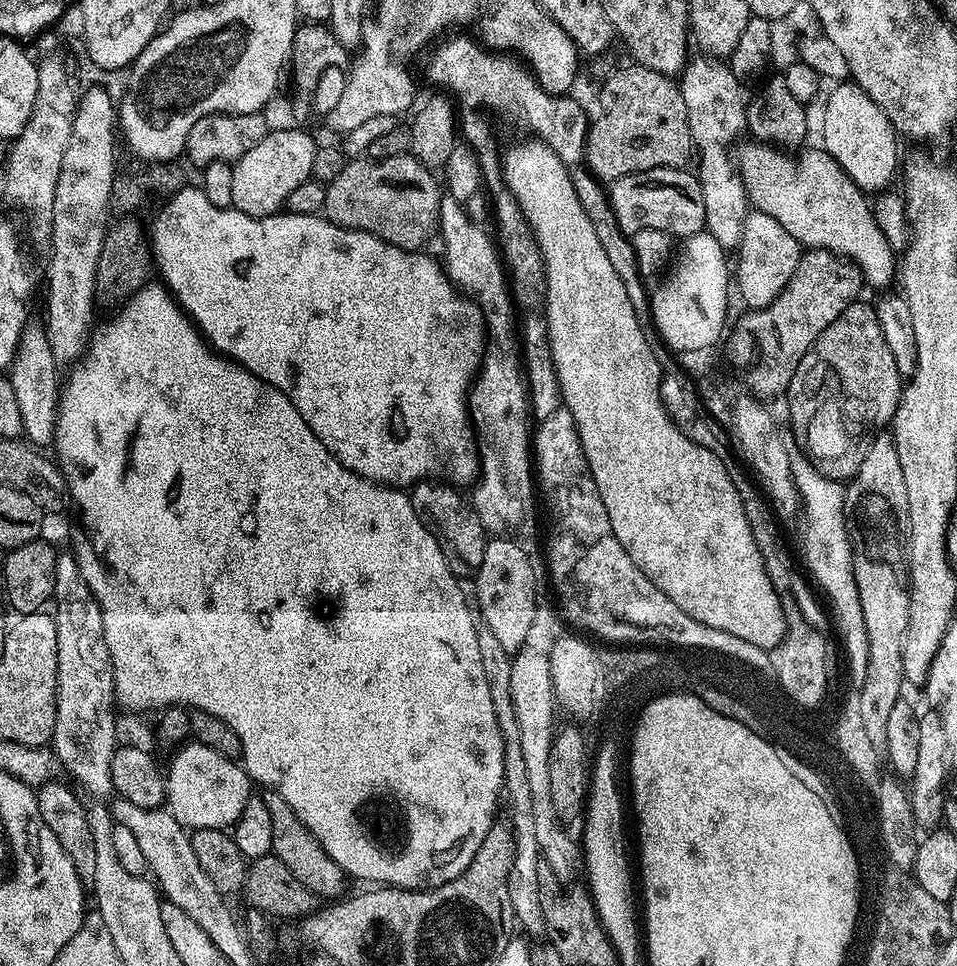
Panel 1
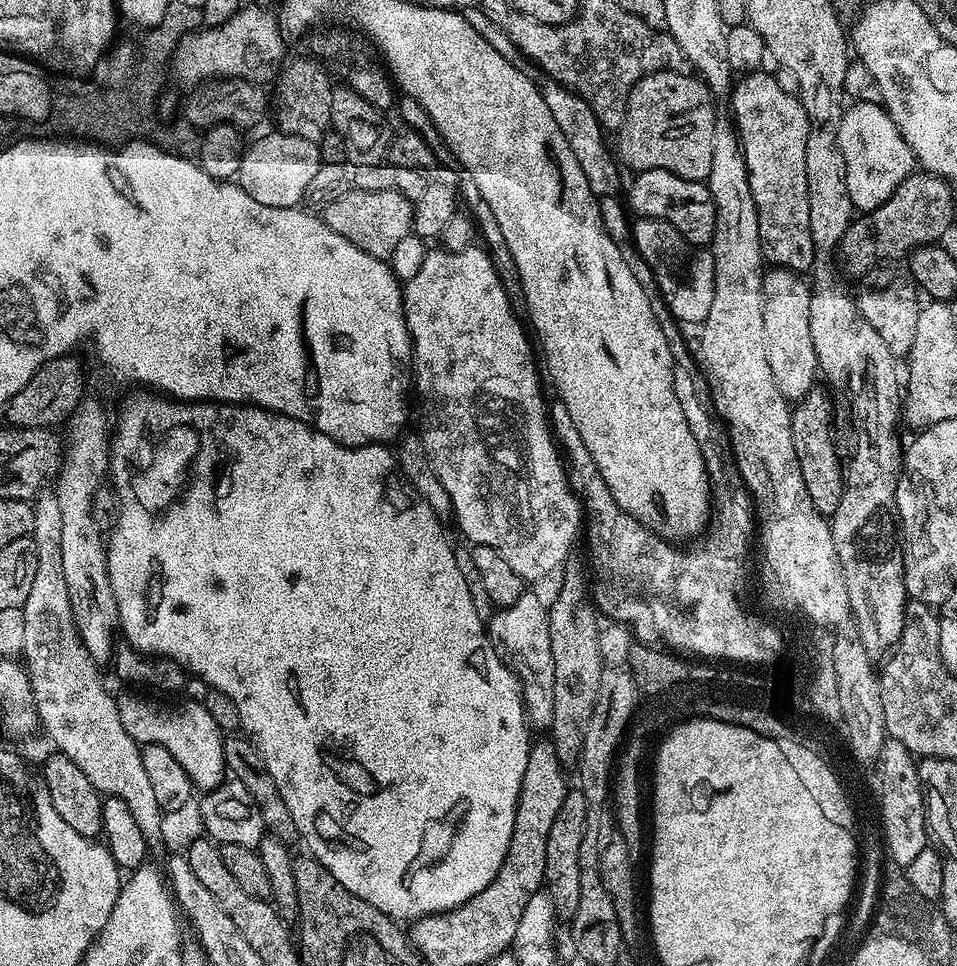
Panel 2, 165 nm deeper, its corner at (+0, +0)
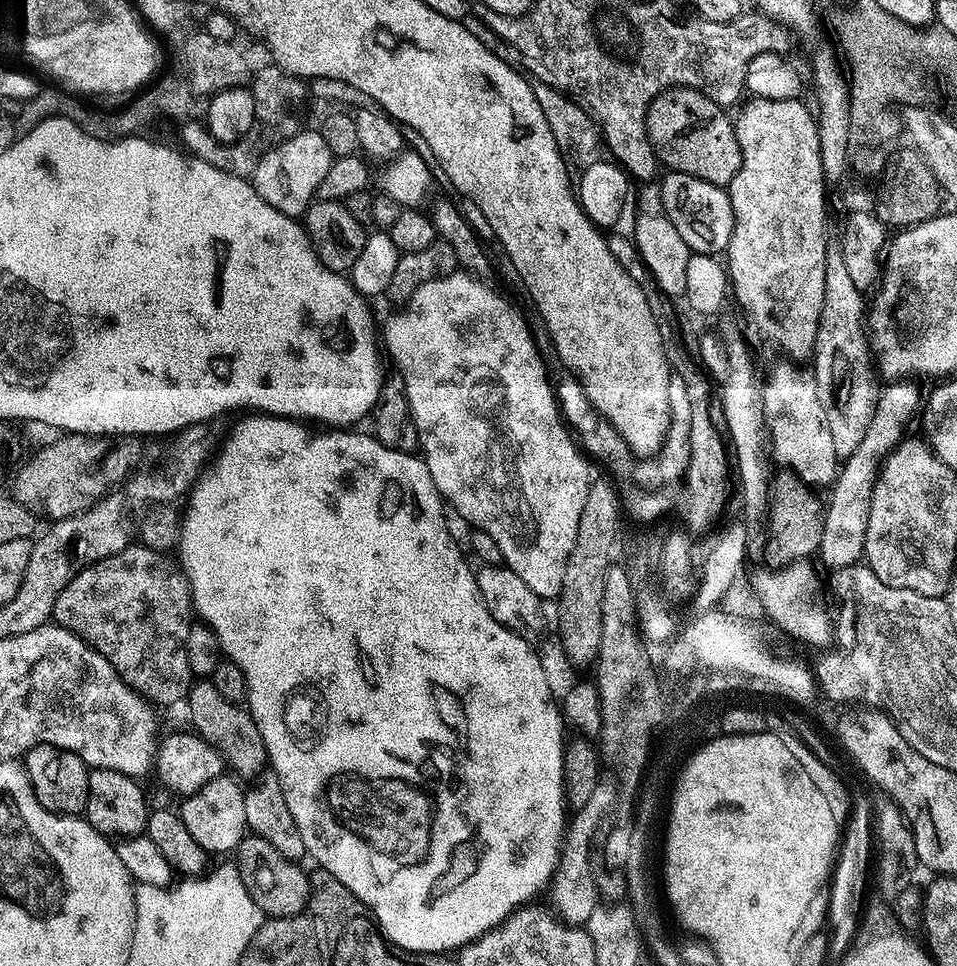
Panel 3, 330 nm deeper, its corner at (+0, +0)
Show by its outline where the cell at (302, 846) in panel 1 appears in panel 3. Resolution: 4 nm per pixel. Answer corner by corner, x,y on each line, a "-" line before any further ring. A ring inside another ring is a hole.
204,678
193,683
188,690
187,704
188,716
193,724
191,727
196,735
202,737
210,746
214,746
214,750
218,750
227,771
233,777
252,782
269,767
266,742
262,742
262,734
254,722
252,713
247,707
226,702
226,698
222,698
222,694
214,690
211,679

